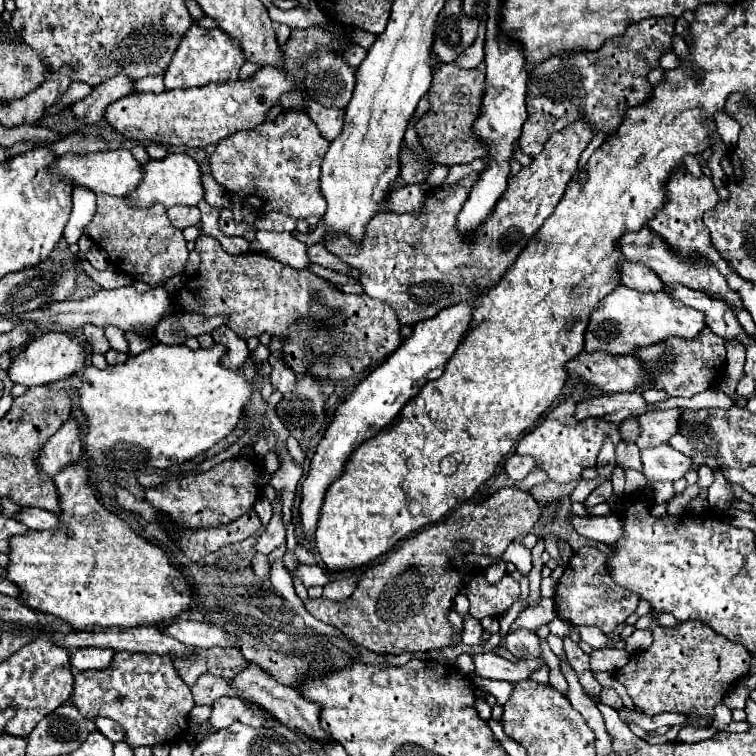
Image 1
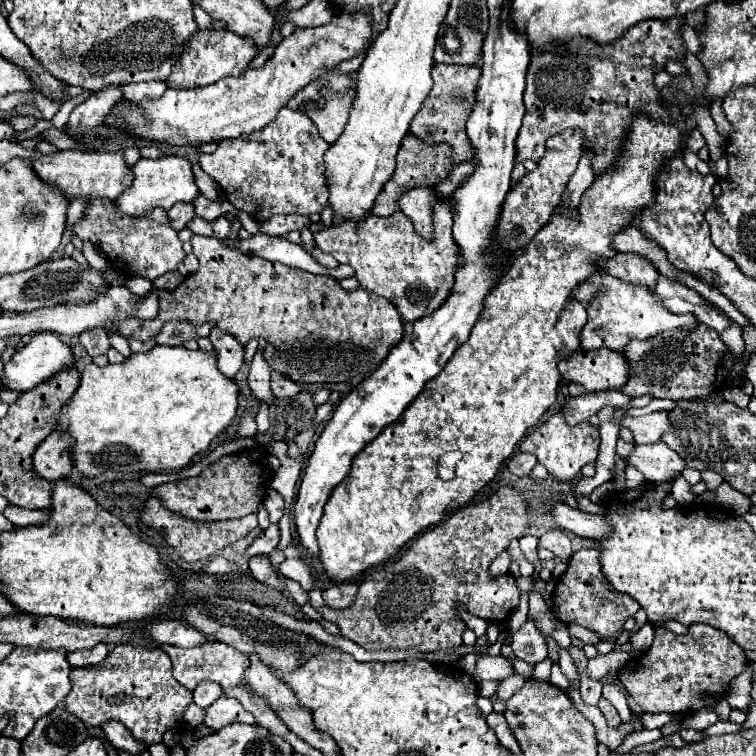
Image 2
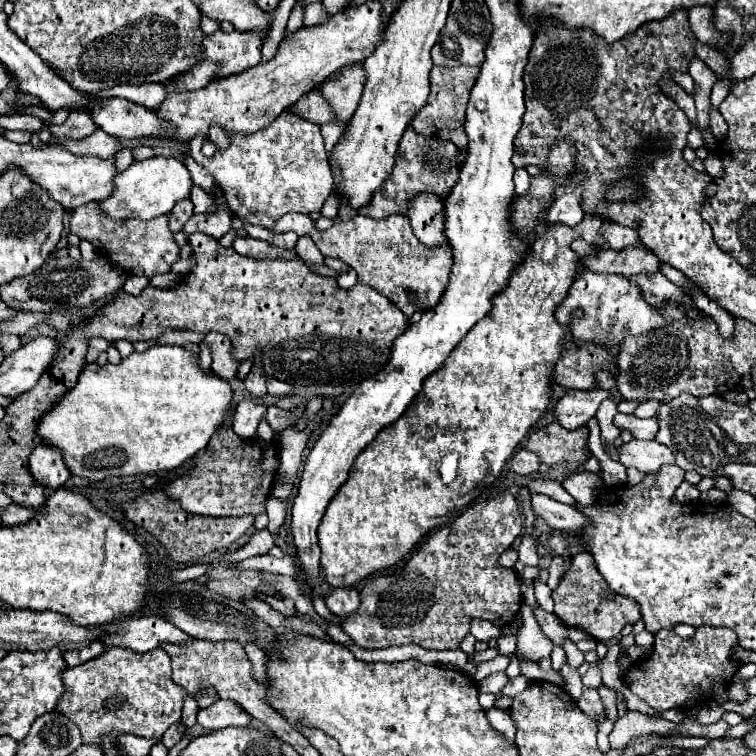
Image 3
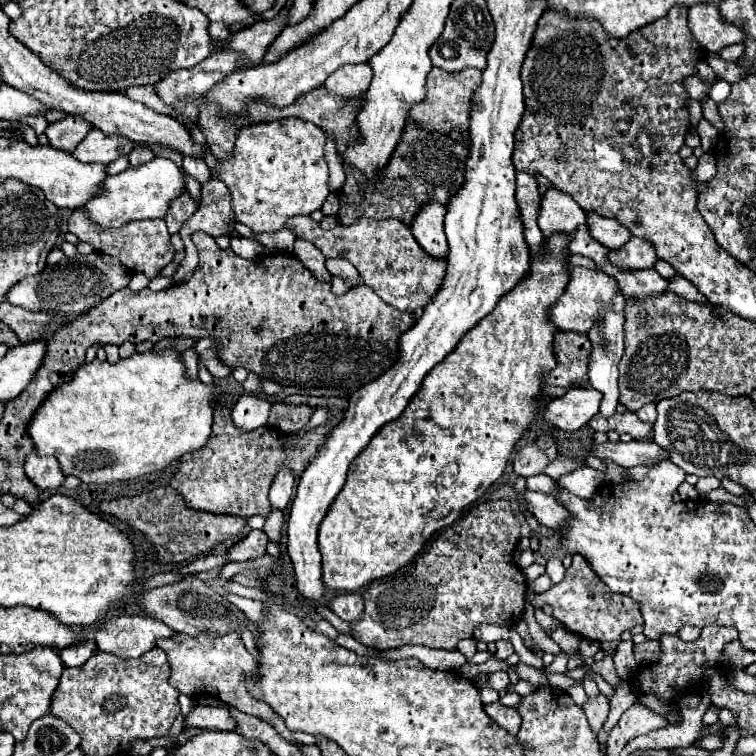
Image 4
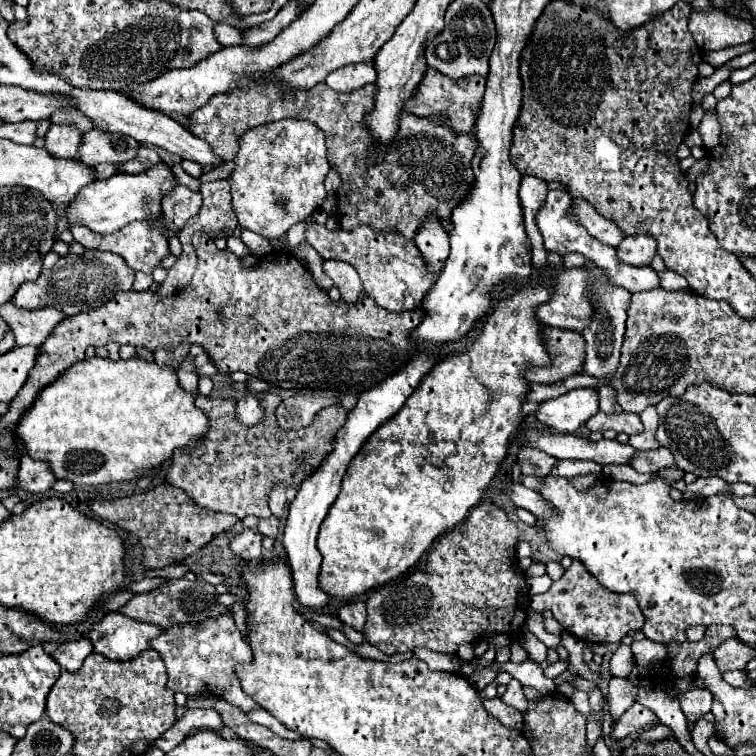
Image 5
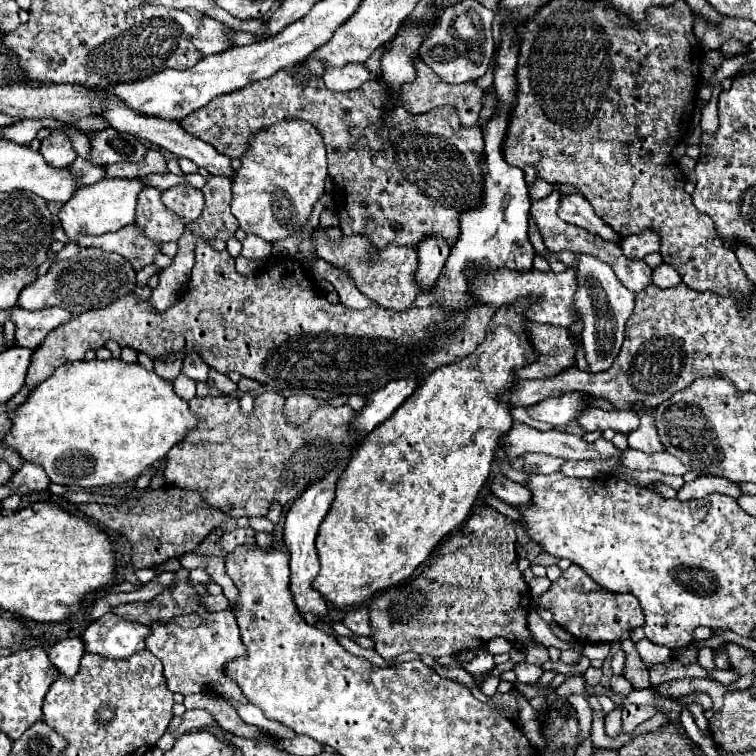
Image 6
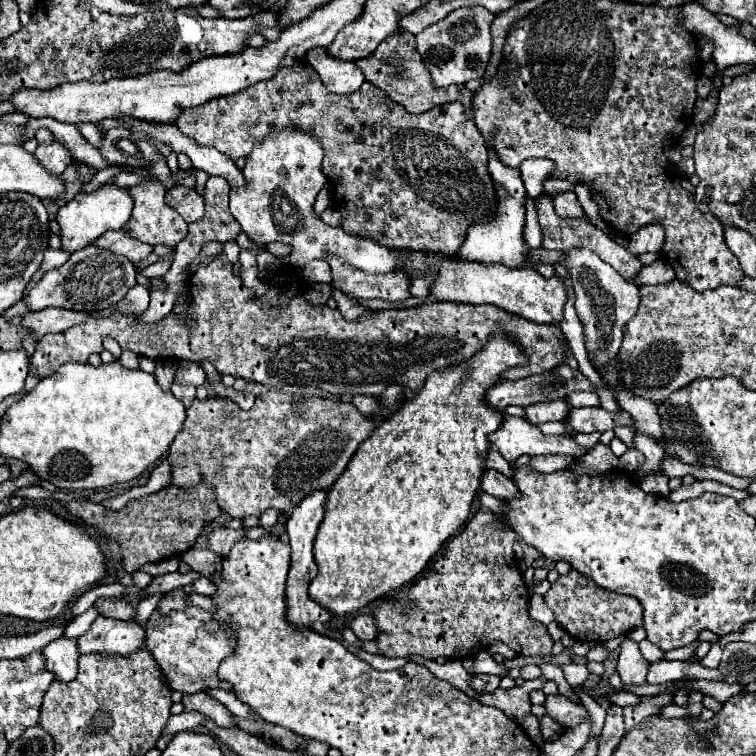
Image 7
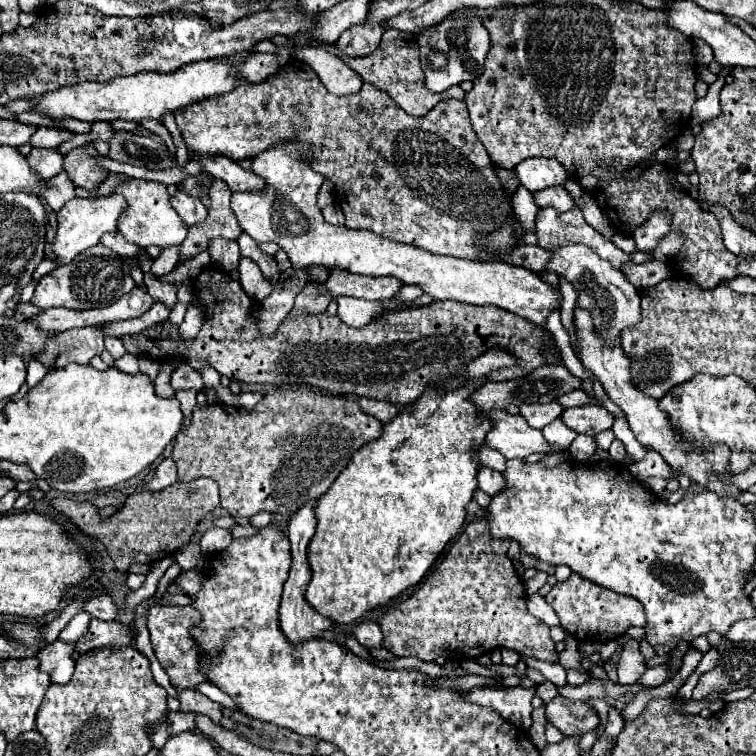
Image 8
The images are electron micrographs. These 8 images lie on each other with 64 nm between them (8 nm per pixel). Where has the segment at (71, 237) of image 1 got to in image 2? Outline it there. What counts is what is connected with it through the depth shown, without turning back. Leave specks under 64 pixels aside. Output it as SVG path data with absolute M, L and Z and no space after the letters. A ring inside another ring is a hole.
M74 198L74 200L70 202L70 206L68 206L68 228L70 228L70 232L72 232L74 226L84 218L88 204L90 204L90 202L84 200L84 198Z

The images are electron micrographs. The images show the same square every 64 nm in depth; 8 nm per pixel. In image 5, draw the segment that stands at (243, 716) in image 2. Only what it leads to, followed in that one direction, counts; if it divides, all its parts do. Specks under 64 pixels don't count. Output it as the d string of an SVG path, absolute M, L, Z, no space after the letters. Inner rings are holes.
M188 708L184 712L184 716L180 720L176 720L176 724L162 734L162 738L154 740L148 744L148 748L160 748L162 752L170 752L174 746L178 746L184 736L190 730L222 730L224 722L220 718L220 712L208 708L208 710L200 710L200 708Z

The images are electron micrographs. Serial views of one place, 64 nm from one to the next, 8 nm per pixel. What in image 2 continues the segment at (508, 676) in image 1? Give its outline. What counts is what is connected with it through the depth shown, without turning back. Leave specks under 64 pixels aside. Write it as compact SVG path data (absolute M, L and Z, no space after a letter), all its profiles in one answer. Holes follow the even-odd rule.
M480 654L476 660L476 670L474 670L474 680L484 682L484 680L506 680L510 676L516 676L518 672L510 666L510 661L504 656L486 656Z

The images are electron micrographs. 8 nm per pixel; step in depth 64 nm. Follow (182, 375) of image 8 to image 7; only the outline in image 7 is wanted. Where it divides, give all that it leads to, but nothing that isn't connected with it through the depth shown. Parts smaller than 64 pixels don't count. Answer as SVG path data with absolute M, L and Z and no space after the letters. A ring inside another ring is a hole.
M180 360L178 372L176 372L176 380L182 384L192 384L192 386L200 386L206 382L206 372L202 368L200 362L190 362L190 360Z

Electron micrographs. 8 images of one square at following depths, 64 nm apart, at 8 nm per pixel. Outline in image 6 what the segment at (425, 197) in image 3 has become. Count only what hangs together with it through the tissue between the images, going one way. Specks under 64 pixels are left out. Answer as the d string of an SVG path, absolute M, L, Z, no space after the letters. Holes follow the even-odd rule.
M434 236L434 238L424 238L418 246L418 282L422 286L422 290L430 290L432 282L436 282L436 278L440 276L440 270L444 268L444 262L450 254L450 246L444 238Z

